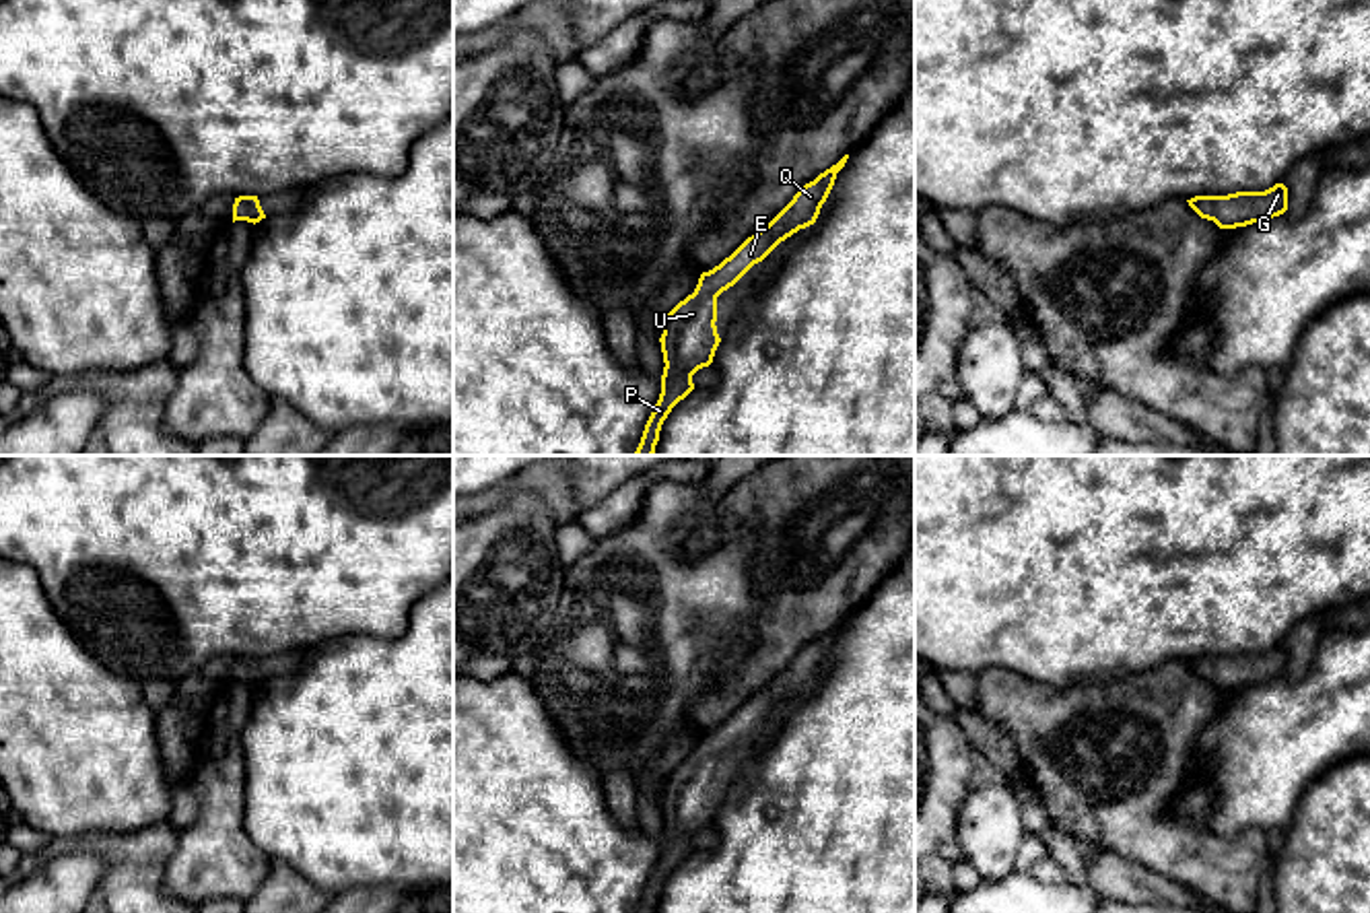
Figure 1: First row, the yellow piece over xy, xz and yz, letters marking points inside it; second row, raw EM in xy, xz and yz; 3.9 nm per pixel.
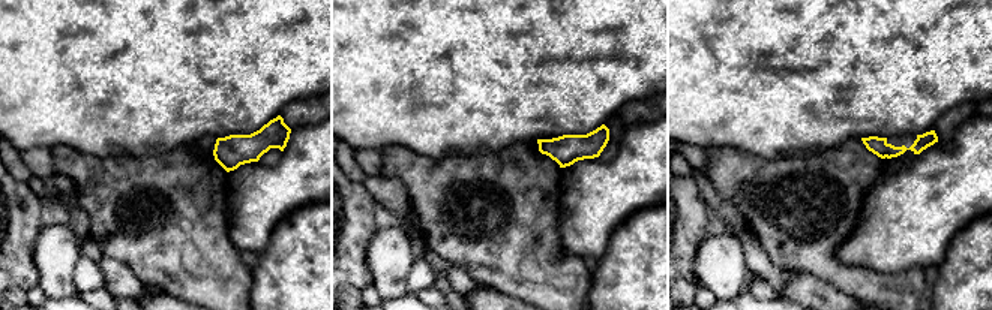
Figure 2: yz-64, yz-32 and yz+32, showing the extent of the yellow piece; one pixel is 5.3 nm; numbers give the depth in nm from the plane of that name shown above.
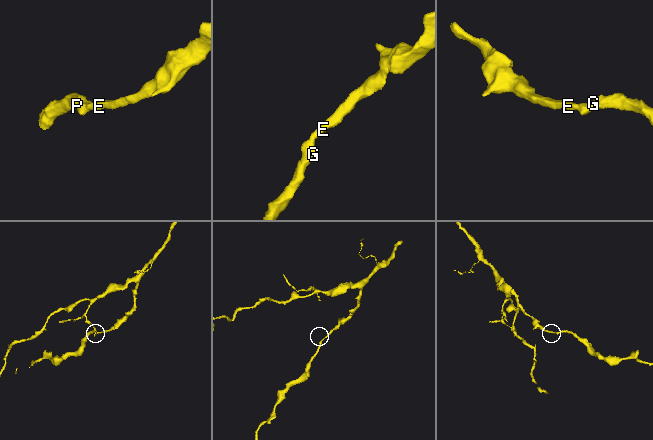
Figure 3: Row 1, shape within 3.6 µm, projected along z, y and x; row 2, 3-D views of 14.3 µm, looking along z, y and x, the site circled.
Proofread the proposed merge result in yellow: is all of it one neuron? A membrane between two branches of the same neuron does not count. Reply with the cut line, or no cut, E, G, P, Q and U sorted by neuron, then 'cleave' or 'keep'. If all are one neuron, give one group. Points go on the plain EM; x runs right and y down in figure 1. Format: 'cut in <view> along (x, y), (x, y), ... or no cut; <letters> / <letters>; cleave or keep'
no cut; E G P Q U; keep

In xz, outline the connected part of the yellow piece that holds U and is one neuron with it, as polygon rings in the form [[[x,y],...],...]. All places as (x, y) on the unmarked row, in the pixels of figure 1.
[[[849,616],[806,645],[764,690],[748,699],[719,728],[703,734],[694,754],[663,777],[663,796],[659,800],[665,824],[661,855],[637,913],[655,913],[663,882],[694,851],[692,837],[713,824],[721,804],[715,787],[717,758],[733,748],[754,725],[762,723],[781,703],[816,684],[847,620]]]

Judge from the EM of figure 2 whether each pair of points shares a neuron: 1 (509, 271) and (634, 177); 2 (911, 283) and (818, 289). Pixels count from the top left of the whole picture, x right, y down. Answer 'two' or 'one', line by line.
1: two
2: two

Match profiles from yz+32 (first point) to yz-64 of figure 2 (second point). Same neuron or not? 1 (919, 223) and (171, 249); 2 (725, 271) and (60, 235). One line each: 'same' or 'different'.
1: different
2: same

